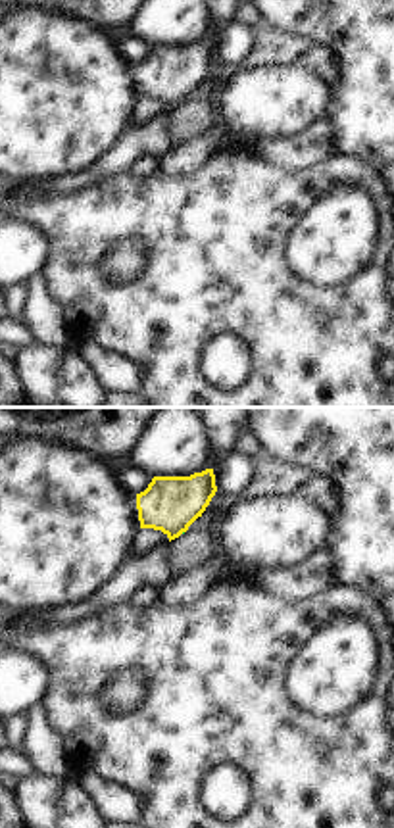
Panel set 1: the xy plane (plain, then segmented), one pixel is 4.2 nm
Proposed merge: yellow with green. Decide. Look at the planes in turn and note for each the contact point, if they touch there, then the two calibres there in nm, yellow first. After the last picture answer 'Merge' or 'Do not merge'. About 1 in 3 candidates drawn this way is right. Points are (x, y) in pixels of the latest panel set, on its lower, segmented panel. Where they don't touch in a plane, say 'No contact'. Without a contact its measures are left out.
No contact

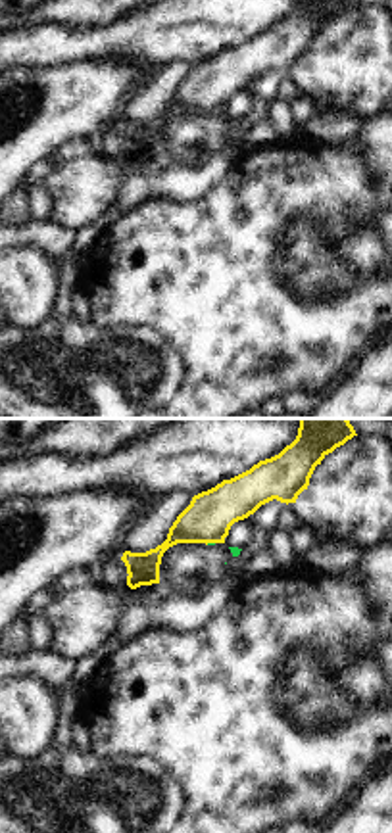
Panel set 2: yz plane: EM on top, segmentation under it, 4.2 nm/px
Touches yellow at (210, 542). Thickness 200 nm (yellow) against 20 nm

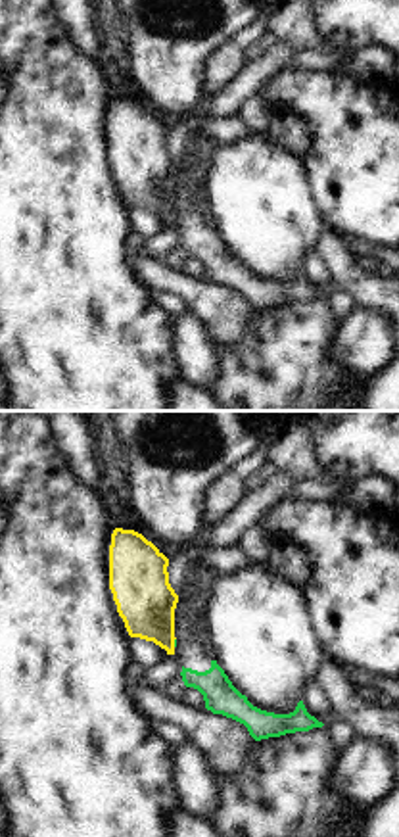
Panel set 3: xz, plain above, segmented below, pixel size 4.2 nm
Touches yellow at (173, 642). Thickness 240 nm (yellow) against 20 nm

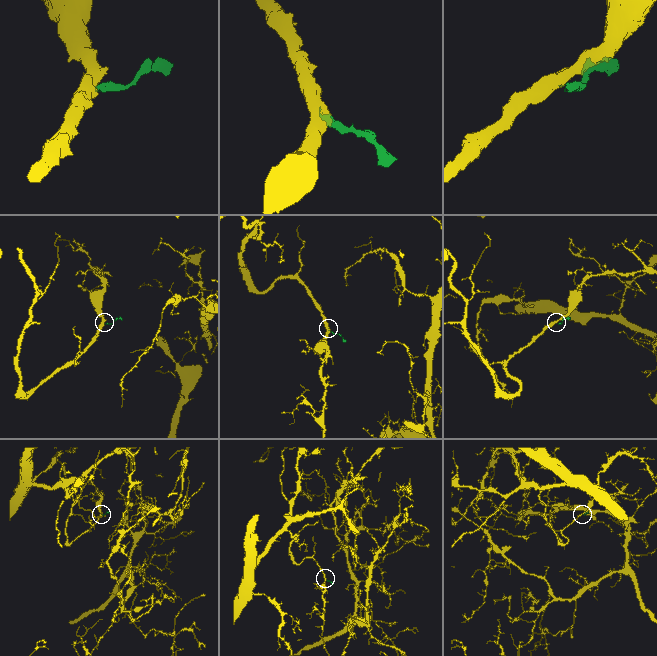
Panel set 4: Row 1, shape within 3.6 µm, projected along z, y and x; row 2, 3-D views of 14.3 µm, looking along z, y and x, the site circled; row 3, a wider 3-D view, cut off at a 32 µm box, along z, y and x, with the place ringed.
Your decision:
Do not merge

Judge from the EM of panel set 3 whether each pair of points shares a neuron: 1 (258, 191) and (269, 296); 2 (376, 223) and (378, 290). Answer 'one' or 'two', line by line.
1: two
2: two

